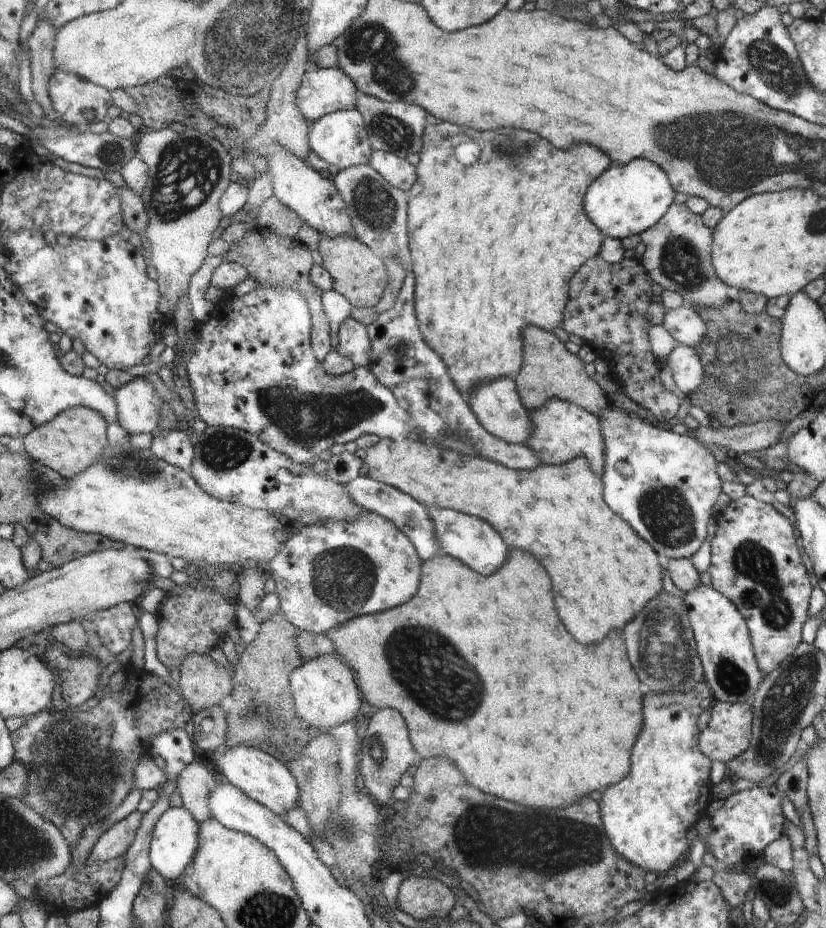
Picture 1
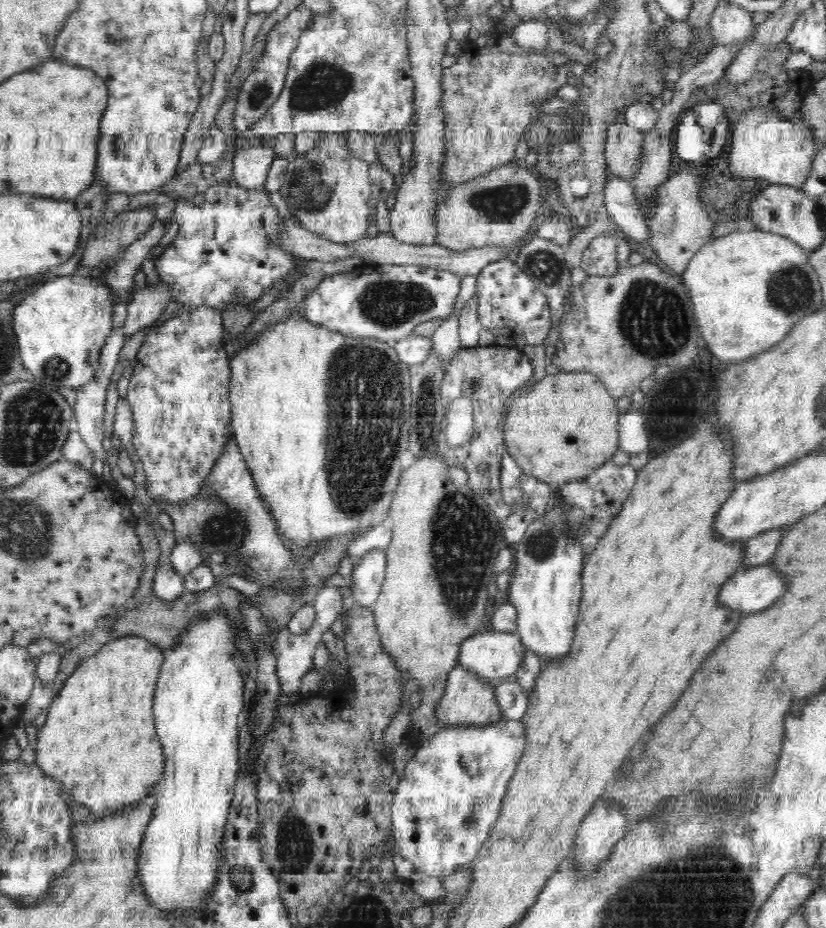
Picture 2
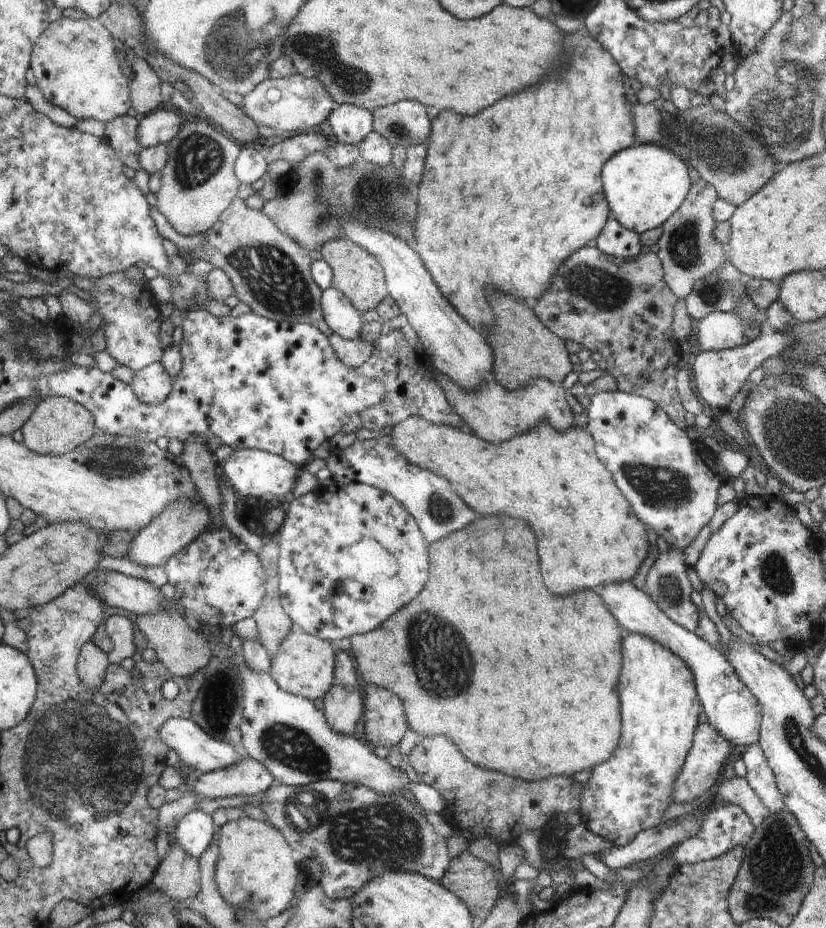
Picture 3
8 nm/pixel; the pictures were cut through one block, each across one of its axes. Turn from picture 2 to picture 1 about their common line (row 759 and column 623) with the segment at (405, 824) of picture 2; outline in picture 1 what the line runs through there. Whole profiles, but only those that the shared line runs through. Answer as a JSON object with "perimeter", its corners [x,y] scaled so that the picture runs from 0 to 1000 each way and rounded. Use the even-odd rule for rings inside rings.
{"perimeter":[[[742,436],[726,444],[728,464],[732,473],[732,509],[728,513],[731,518],[731,538],[735,544],[753,560],[768,565],[777,578],[782,578],[786,586],[806,602],[835,602],[847,591],[855,580],[855,565],[862,556],[862,545],[872,532],[872,515],[869,515],[869,498],[864,490],[844,472],[823,469],[799,461],[768,446],[757,445]],[[763,504],[763,513],[753,513],[754,506]]]}

